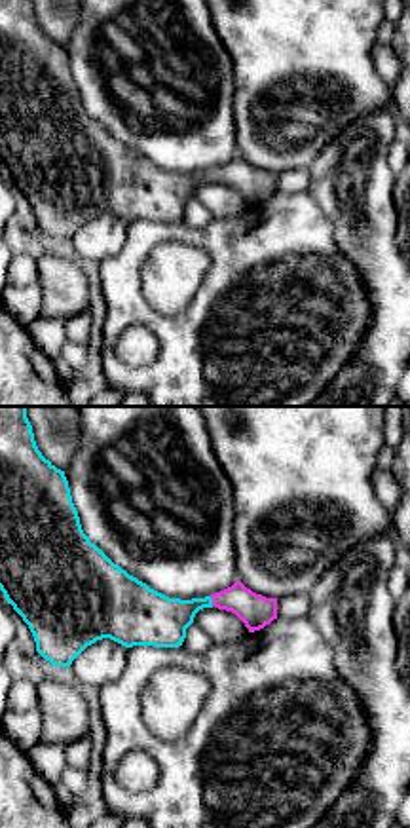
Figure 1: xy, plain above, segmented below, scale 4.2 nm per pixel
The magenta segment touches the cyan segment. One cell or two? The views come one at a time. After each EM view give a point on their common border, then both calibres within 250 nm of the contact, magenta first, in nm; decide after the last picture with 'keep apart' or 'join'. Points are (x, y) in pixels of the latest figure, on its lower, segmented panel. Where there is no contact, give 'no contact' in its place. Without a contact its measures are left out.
(213, 601) | 140/220 nm

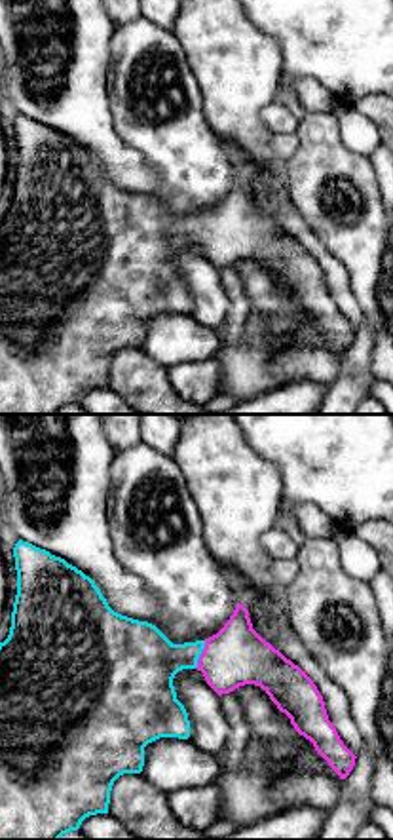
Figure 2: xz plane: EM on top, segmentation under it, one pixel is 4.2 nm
(202, 654) | 260/280 nm

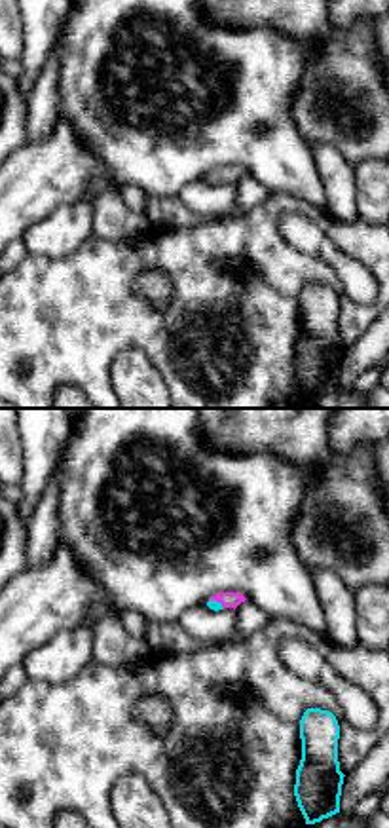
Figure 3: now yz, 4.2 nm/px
(217, 601) | 60/50 nm

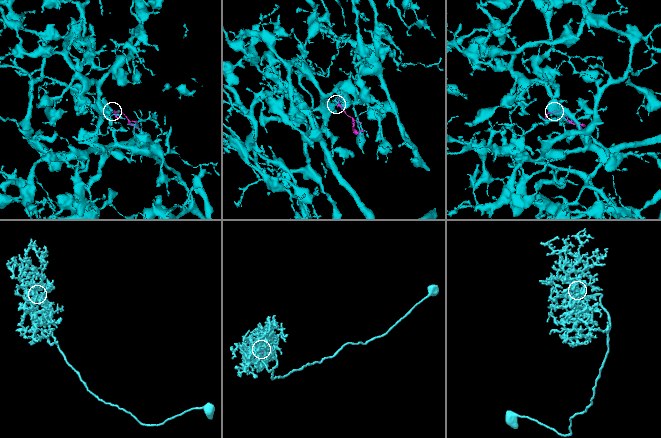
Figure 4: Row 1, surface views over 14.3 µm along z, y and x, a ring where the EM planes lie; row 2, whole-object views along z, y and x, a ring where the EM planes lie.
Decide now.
join

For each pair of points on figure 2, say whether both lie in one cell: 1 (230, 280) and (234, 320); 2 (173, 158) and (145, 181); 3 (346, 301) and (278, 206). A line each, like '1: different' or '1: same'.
1: same
2: different
3: same

